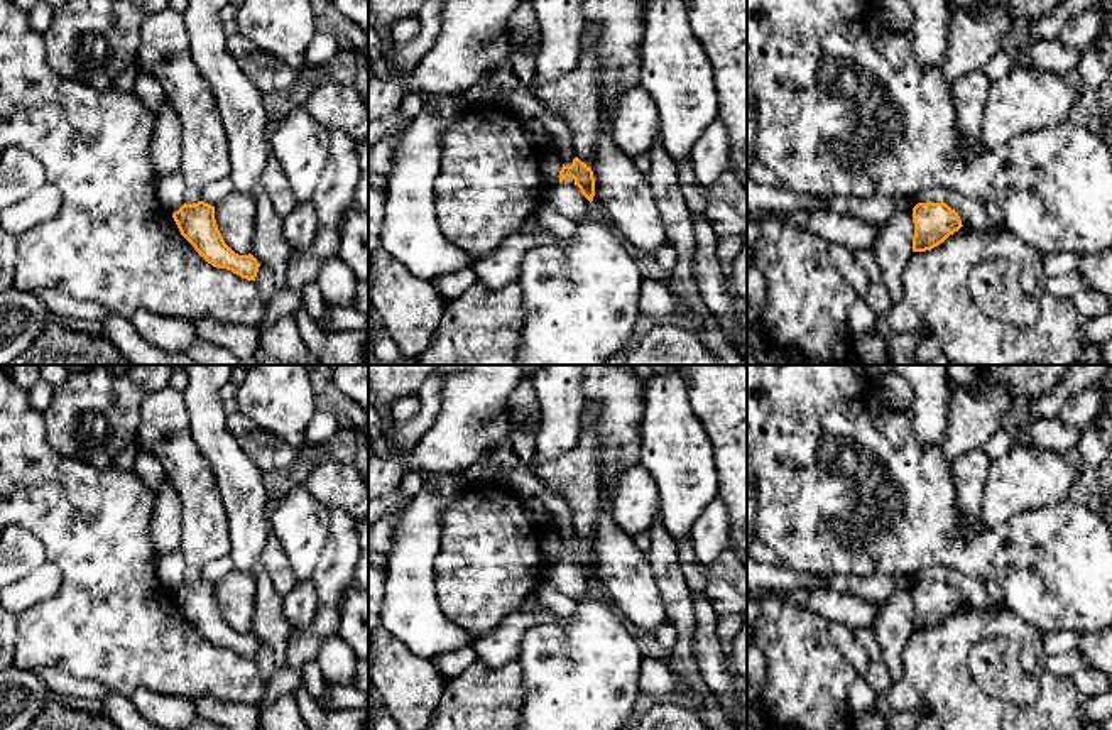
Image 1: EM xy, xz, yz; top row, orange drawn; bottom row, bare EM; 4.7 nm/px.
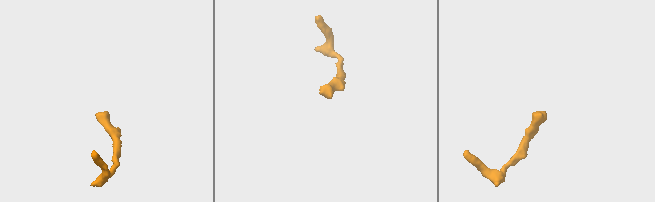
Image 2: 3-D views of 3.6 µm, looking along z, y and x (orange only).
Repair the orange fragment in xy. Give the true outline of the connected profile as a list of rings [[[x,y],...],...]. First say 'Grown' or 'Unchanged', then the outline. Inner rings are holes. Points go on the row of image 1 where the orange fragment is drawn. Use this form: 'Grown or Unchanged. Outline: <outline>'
Unchanged. Outline: [[[204,201],[184,203],[172,218],[181,235],[208,264],[255,281],[260,264],[252,253],[238,255],[225,243],[215,220],[215,206]]]

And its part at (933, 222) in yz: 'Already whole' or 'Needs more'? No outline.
Already whole

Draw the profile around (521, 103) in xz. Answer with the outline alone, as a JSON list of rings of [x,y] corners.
[[[477,81],[473,86],[460,91],[470,105],[493,105],[499,106],[519,120],[536,117],[549,130],[556,140],[556,154],[564,166],[571,166],[575,159],[573,133],[566,122],[554,117],[531,91],[497,91],[485,81]]]

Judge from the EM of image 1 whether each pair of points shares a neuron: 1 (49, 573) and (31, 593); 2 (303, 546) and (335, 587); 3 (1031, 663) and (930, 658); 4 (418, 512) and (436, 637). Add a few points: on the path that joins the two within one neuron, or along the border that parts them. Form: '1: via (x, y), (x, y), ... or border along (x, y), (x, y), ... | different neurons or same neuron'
1: via (46, 578), (36, 588) | same neuron
2: border along (330, 526), (325, 546), (310, 578) | different neurons
3: via (1018, 634), (1011, 627), (964, 627), (959, 632) | same neuron
4: via (418, 543), (418, 607) | same neuron

